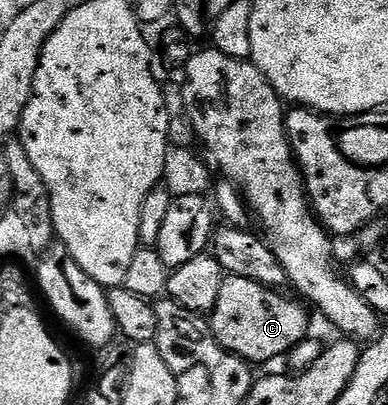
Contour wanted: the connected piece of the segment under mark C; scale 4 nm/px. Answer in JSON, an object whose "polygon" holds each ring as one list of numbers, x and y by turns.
{"polygon":[[226,277,223,288,219,288,219,304,215,304,211,315,213,338,224,350,238,354,250,364,269,362,272,358,284,359,289,350,295,348,295,344,299,344,310,333,310,311,300,301,297,302,284,298,276,289,255,284,255,280]]}

